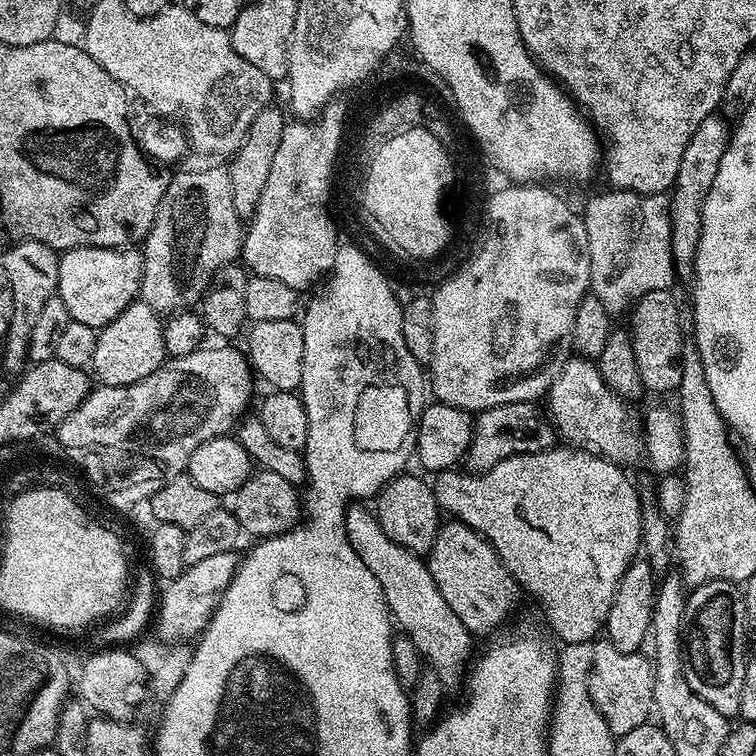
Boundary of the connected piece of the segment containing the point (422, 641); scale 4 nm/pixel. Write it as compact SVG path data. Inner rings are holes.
M364 506L349 507L349 512L342 516L342 528L343 531L344 528L348 531L348 540L360 559L357 561L368 568L374 578L378 578L389 613L394 617L399 631L412 639L425 665L435 670L445 689L452 690L459 684L461 687L466 676L466 667L474 656L473 633L462 626L462 618L458 618L458 614L450 610L446 598L442 598L427 563L415 552L406 550L406 546L398 546L398 542L394 542L382 530L375 515L369 509L367 512L360 507Z

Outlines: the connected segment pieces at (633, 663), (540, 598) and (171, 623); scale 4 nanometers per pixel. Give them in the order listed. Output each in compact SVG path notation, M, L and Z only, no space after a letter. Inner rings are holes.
M607 638L595 641L594 666L590 670L590 694L606 718L613 736L619 738L638 730L638 726L649 723L654 712L654 664L640 652L622 654Z
M553 446L547 448L545 452L527 452L521 456L511 456L502 462L498 462L498 466L479 474L471 470L460 471L449 470L439 473L435 477L434 491L441 509L449 517L465 524L467 528L474 529L479 536L483 536L492 545L492 549L496 551L498 558L506 565L509 574L516 579L521 589L527 595L529 592L540 603L541 610L550 620L550 624L560 642L577 644L587 640L595 641L605 627L608 611L614 602L614 594L618 590L618 582L622 582L622 574L626 574L626 570L631 566L632 561L637 559L642 548L640 543L640 533L642 531L640 526L640 493L634 480L632 484L631 478L624 473L627 471L615 460L608 460L604 456L599 456L596 452L589 452L575 446Z
M235 551L214 554L203 562L194 562L185 567L177 580L167 581L168 588L159 593L158 611L154 616L154 632L161 641L176 646L181 642L192 642L207 628L216 607L220 605L222 594L236 577L238 556ZM156 628L156 631L155 631ZM189 640L189 641L188 641Z

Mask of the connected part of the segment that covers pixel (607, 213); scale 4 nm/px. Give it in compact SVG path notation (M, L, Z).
M612 190L609 193L609 196L594 197L582 208L582 215L586 226L586 242L590 246L591 295L596 296L608 312L619 314L624 307L627 309L650 290L671 289L678 277L672 264L669 197L664 194L643 196L640 192L623 190Z

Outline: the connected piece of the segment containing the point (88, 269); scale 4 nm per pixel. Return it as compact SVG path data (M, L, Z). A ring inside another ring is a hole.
M72 248L60 256L58 294L66 302L71 319L94 329L105 328L140 294L144 257L131 248Z

